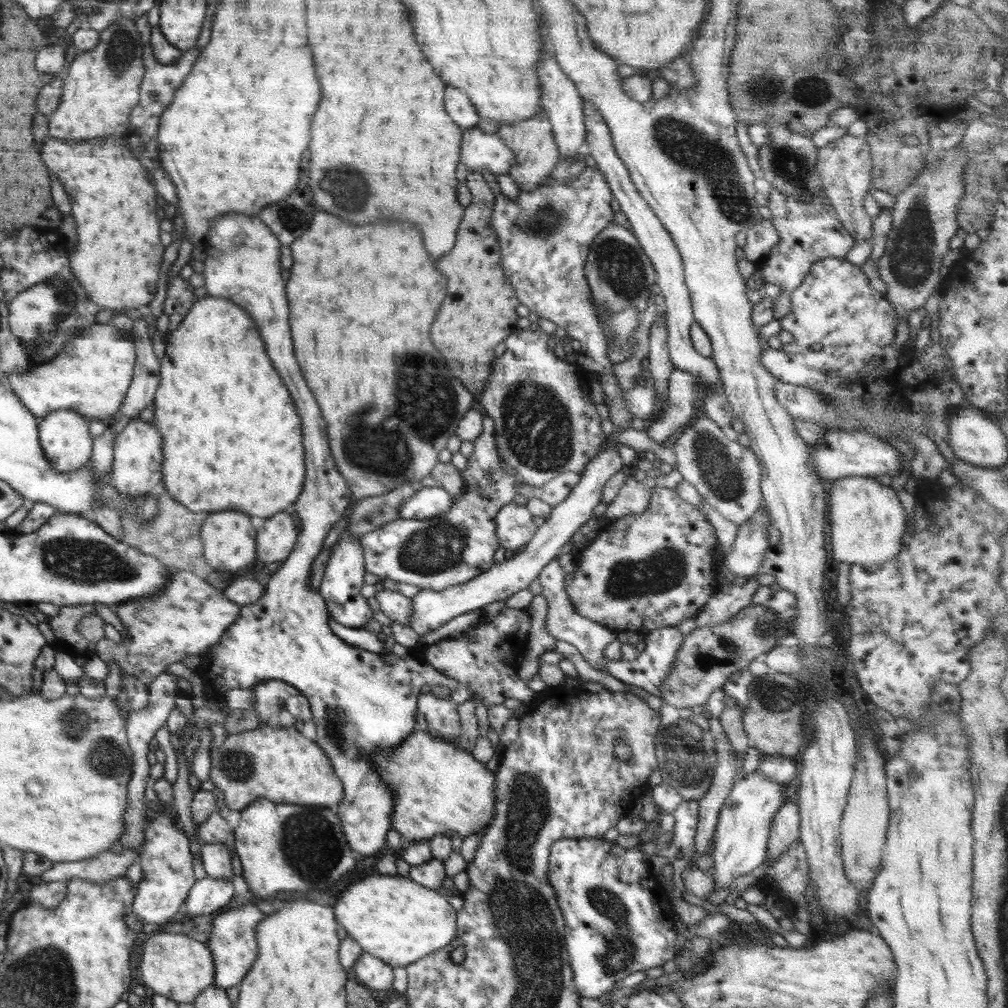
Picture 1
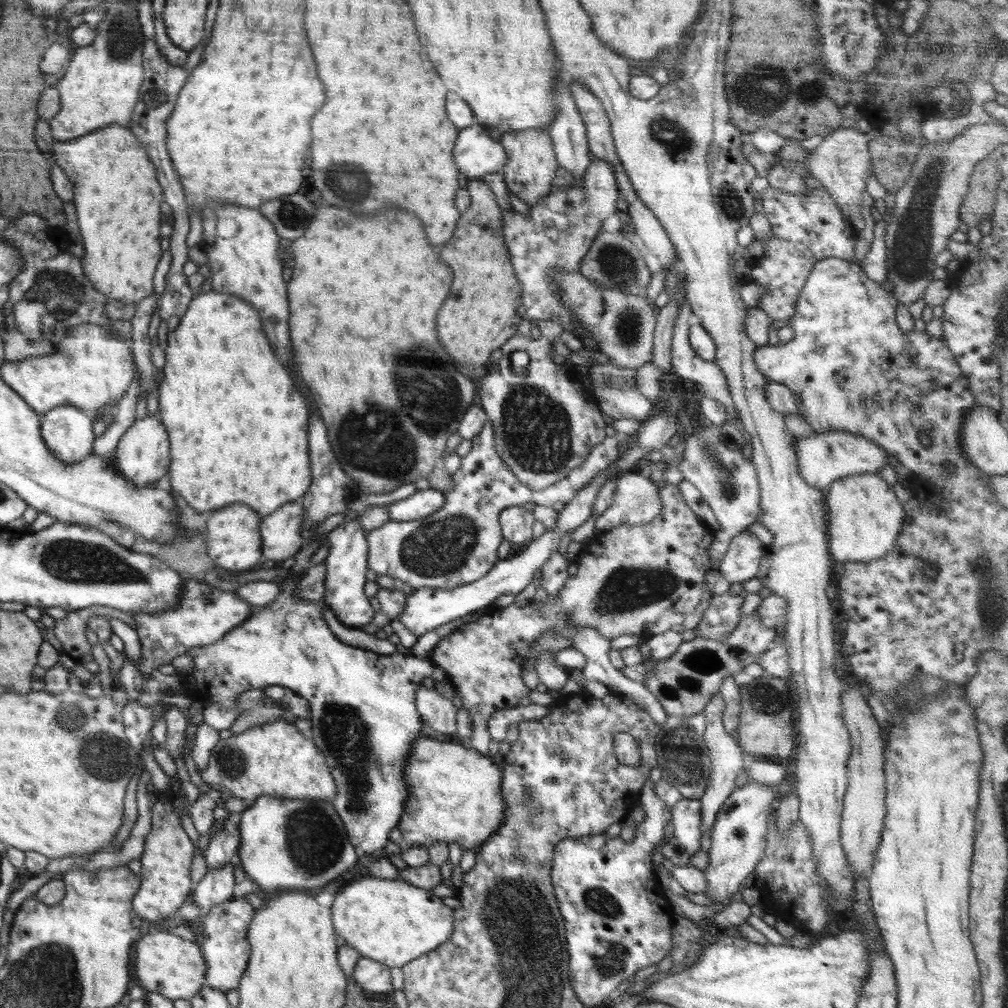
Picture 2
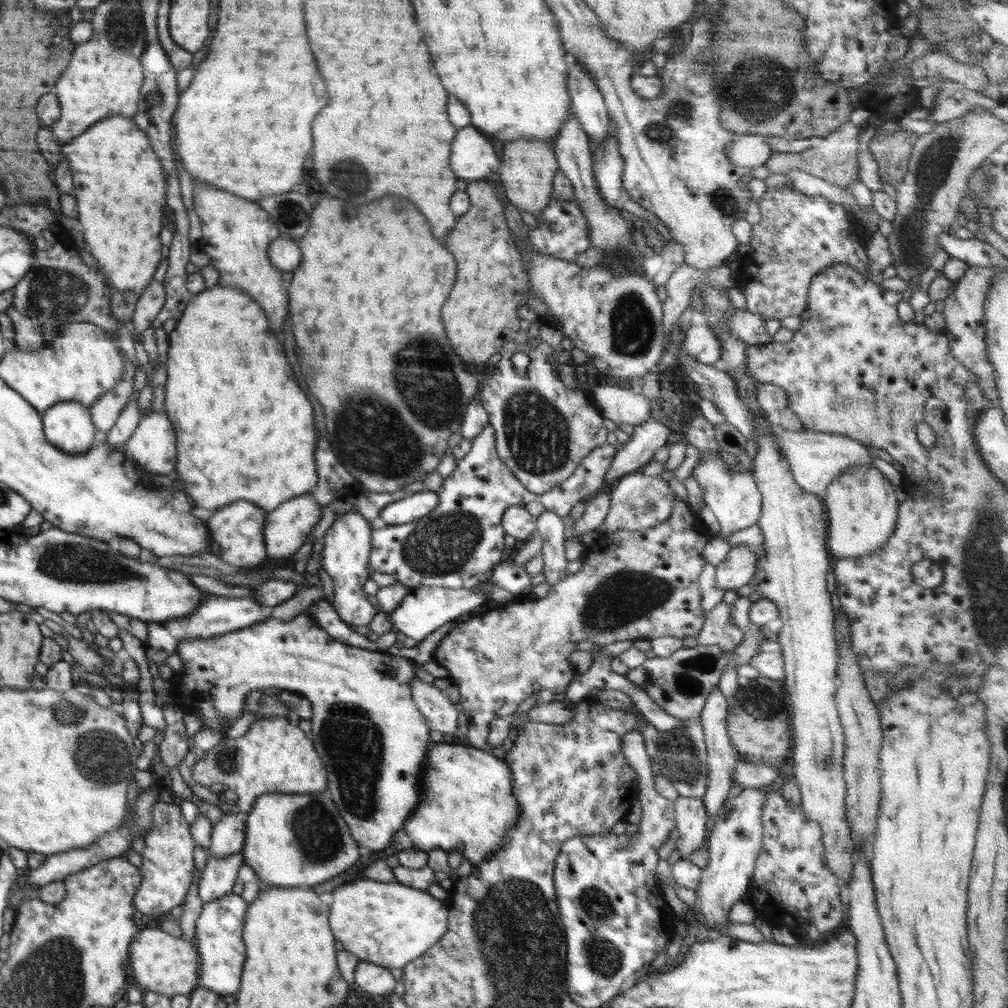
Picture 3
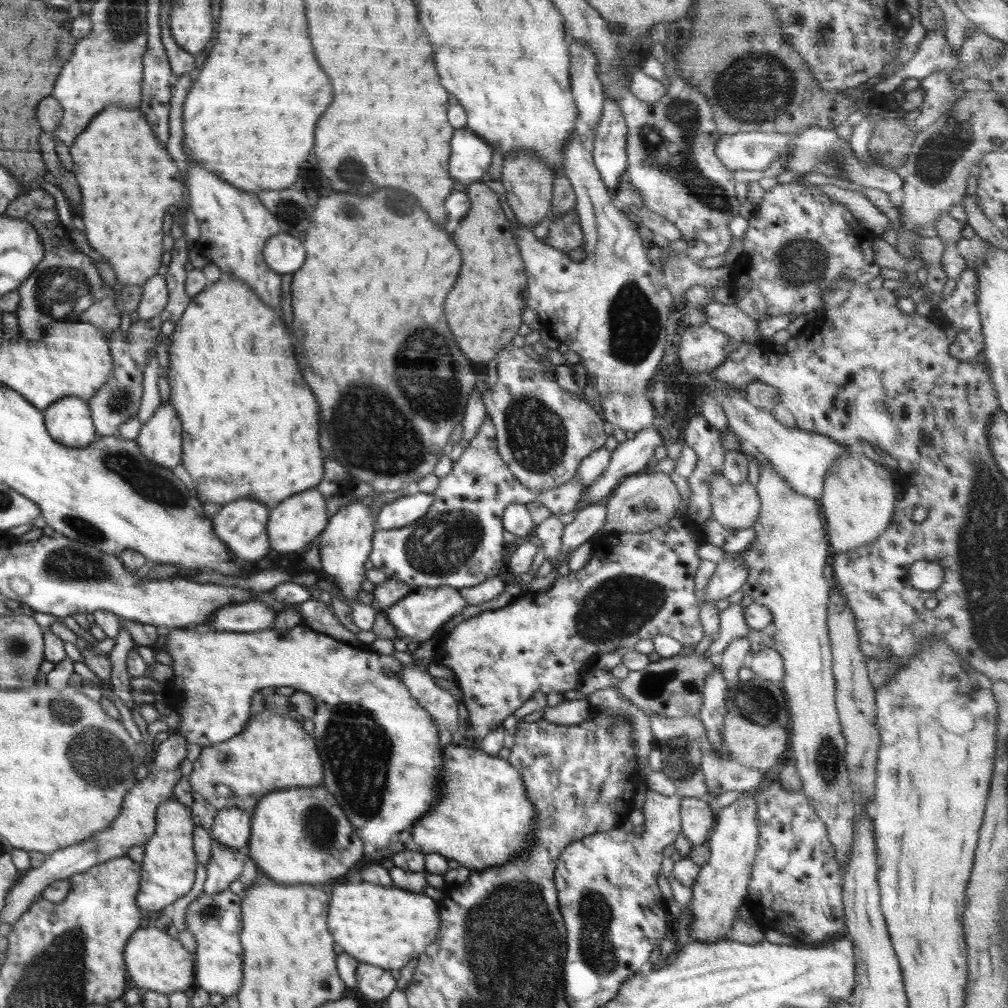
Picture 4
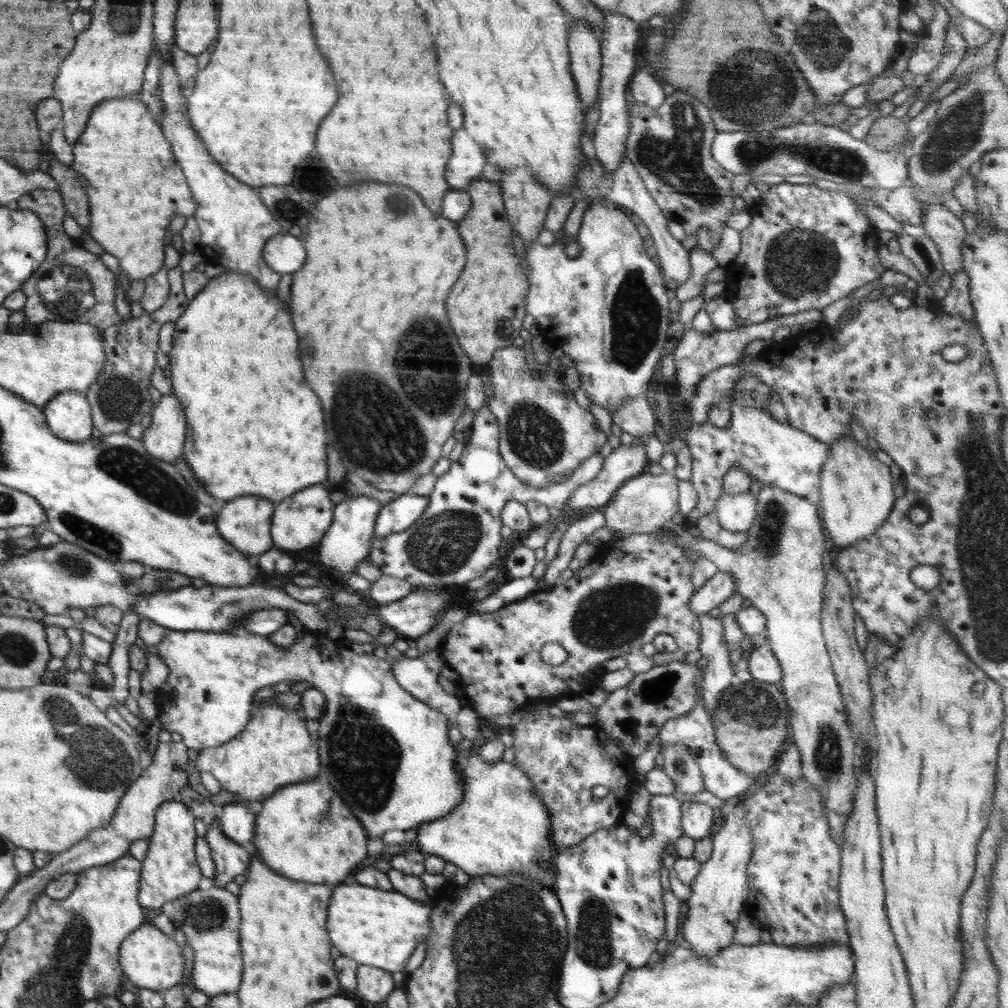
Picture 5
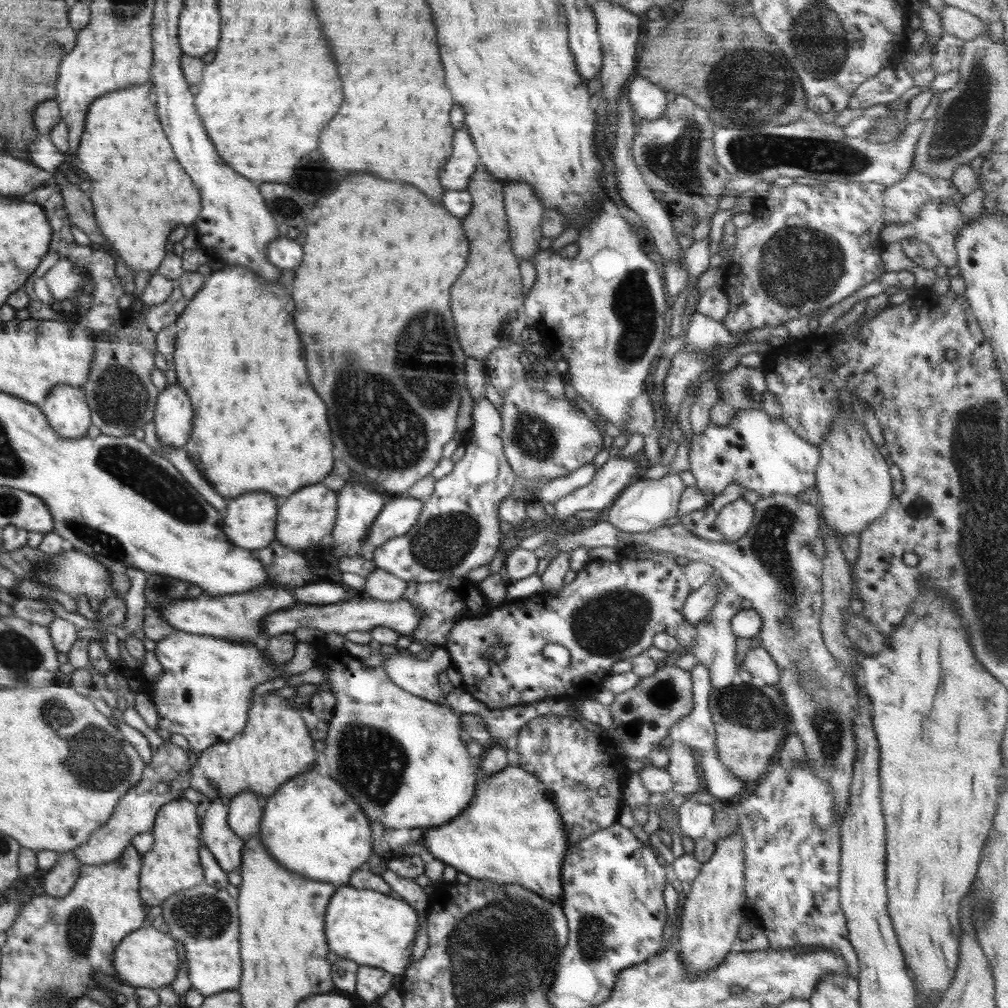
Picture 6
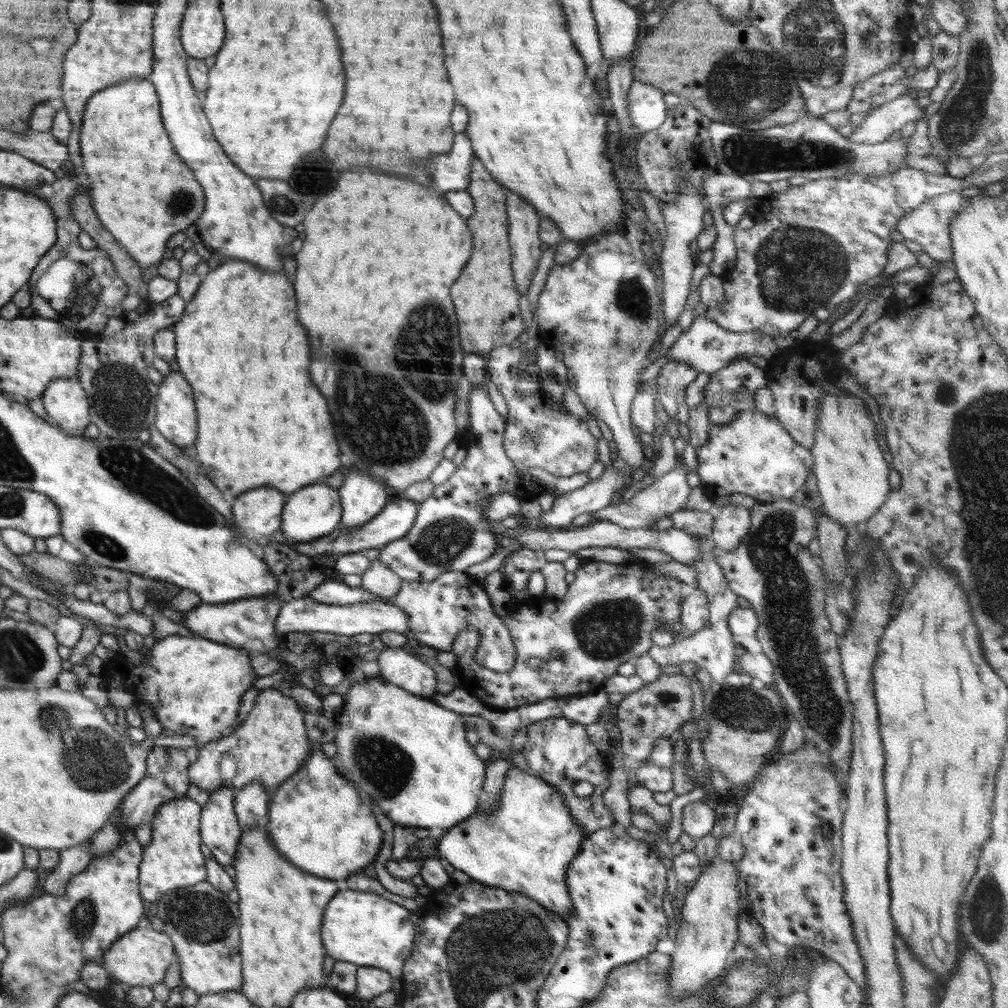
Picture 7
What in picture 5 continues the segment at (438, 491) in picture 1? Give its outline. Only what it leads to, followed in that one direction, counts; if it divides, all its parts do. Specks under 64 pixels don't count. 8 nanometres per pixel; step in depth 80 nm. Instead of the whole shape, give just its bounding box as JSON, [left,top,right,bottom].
[374,493,428,537]

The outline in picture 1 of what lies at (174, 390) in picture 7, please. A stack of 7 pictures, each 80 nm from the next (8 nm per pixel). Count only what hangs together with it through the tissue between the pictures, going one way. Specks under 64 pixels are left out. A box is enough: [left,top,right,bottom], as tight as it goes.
[109,418,165,499]

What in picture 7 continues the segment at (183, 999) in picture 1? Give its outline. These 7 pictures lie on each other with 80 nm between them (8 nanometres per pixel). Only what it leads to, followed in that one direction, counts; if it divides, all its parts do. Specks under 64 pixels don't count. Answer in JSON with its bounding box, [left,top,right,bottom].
[102,927,176,988]

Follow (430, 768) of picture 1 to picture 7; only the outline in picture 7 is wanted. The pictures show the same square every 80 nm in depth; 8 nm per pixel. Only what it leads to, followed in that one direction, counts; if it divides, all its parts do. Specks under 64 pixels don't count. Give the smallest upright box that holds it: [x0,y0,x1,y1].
[437,766,589,922]

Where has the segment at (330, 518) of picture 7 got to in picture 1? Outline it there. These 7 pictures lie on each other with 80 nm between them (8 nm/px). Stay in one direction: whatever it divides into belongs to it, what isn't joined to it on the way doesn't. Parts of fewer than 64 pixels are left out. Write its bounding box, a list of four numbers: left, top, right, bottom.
[255,508,298,564]

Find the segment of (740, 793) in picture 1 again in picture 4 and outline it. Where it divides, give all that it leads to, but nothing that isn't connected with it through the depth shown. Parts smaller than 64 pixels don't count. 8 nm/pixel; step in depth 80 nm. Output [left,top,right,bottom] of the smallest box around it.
[690,794,758,944]

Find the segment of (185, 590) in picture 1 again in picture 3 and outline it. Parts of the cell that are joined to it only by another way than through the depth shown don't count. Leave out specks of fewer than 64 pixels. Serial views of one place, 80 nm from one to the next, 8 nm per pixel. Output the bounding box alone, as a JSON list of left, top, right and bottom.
[144,595,266,666]

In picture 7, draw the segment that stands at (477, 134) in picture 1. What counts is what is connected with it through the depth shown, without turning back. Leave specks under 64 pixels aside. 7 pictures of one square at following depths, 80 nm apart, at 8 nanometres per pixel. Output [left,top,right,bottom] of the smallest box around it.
[430,132,475,192]

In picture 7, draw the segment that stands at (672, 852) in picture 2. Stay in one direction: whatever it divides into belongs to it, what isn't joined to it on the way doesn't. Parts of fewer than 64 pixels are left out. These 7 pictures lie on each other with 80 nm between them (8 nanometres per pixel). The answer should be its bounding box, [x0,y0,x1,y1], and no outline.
[682,800,719,839]

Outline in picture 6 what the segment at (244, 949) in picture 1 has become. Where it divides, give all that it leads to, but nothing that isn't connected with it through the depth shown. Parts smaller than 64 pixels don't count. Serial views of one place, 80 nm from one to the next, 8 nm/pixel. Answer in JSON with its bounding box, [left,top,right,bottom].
[161,884,242,997]

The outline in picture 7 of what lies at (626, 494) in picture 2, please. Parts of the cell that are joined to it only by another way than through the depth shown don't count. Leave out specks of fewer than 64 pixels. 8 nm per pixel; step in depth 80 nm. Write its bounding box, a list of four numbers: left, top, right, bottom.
[595,466,692,529]

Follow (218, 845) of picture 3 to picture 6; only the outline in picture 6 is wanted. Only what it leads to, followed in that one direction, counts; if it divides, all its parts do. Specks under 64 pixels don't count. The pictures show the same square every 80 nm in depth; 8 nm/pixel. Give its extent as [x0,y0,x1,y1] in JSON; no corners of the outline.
[226,790,266,840]

